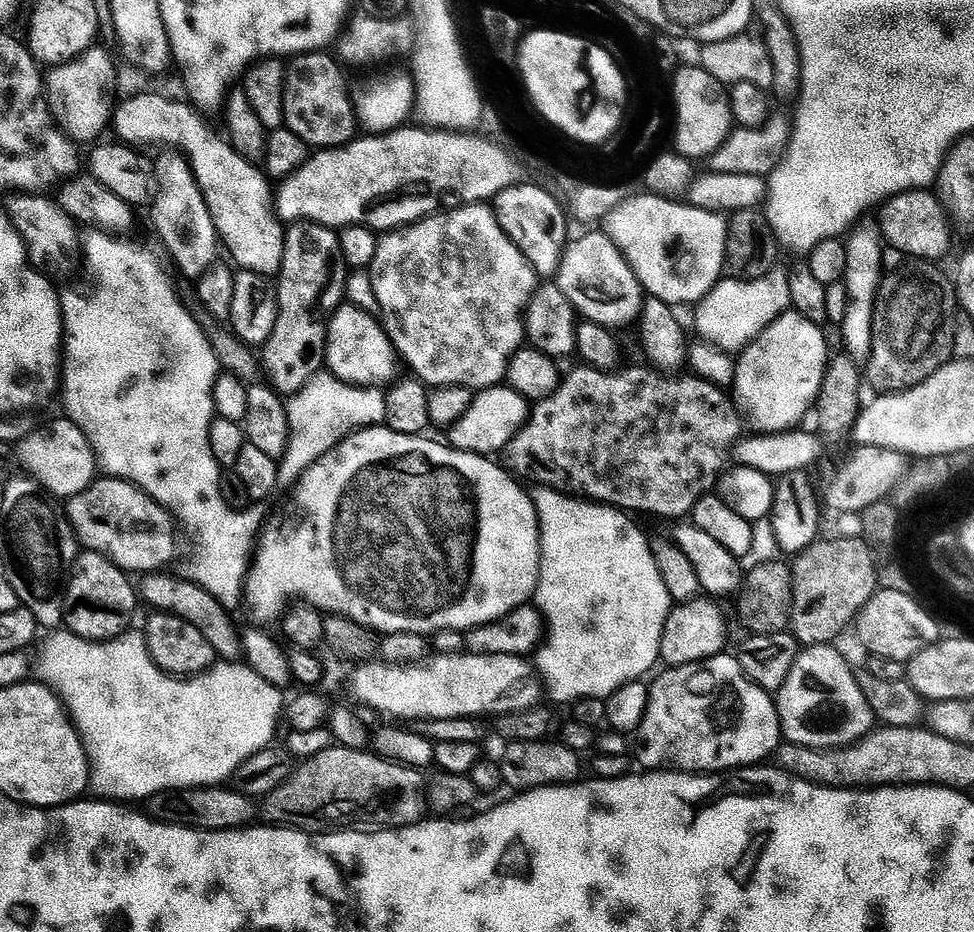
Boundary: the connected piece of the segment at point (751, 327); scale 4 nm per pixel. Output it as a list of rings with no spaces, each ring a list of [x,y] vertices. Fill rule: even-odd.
[[[777,266],[770,274],[766,274],[757,280],[722,278],[700,299],[700,303],[695,305],[696,328],[701,332],[700,336],[705,341],[720,348],[721,351],[729,354],[739,354],[745,348],[749,348],[783,312],[789,311],[791,302],[788,273],[783,267]]]

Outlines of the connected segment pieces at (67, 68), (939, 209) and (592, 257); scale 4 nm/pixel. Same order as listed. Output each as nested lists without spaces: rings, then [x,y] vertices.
[[[93,46],[85,50],[84,55],[72,61],[71,64],[61,64],[55,69],[56,72],[50,76],[50,100],[54,105],[54,114],[59,120],[61,127],[67,132],[77,145],[85,146],[91,140],[99,141],[99,136],[104,131],[109,131],[114,120],[114,103],[112,99],[116,96],[116,68],[112,65],[112,60],[108,57],[108,52],[101,46]]]
[[[928,190],[900,192],[879,209],[878,223],[886,244],[897,247],[905,257],[918,259],[943,260],[952,248],[952,228],[948,225],[950,213],[940,203],[939,195]]]
[[[588,230],[585,236],[569,239],[560,263],[558,283],[562,294],[585,321],[617,330],[623,324],[635,325],[644,308],[646,293],[640,287],[634,270],[618,246],[603,231]]]

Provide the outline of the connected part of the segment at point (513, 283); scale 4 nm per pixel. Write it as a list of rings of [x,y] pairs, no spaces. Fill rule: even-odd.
[[[487,203],[464,204],[456,207],[460,208],[446,213],[445,216],[432,216],[429,220],[420,218],[414,224],[384,234],[389,236],[381,235],[378,240],[377,253],[374,254],[374,260],[370,267],[372,285],[374,294],[378,298],[378,306],[382,306],[382,314],[379,319],[384,325],[384,331],[392,339],[392,347],[396,349],[399,359],[403,363],[405,360],[416,371],[413,373],[423,380],[425,385],[431,386],[433,389],[453,386],[471,390],[493,388],[505,379],[508,361],[525,343],[522,315],[527,309],[529,300],[536,292],[538,277],[528,259],[522,254],[522,250],[518,250],[518,246],[514,246],[514,242],[510,242],[510,238],[504,233],[500,223],[496,221],[495,211]]]

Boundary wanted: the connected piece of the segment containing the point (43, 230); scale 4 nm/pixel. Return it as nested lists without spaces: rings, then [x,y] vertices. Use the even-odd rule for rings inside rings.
[[[12,190],[5,196],[8,197],[2,200],[2,207],[22,238],[29,264],[52,278],[66,275],[82,256],[82,236],[76,233],[77,221],[65,214],[55,199],[47,200],[47,195]]]

